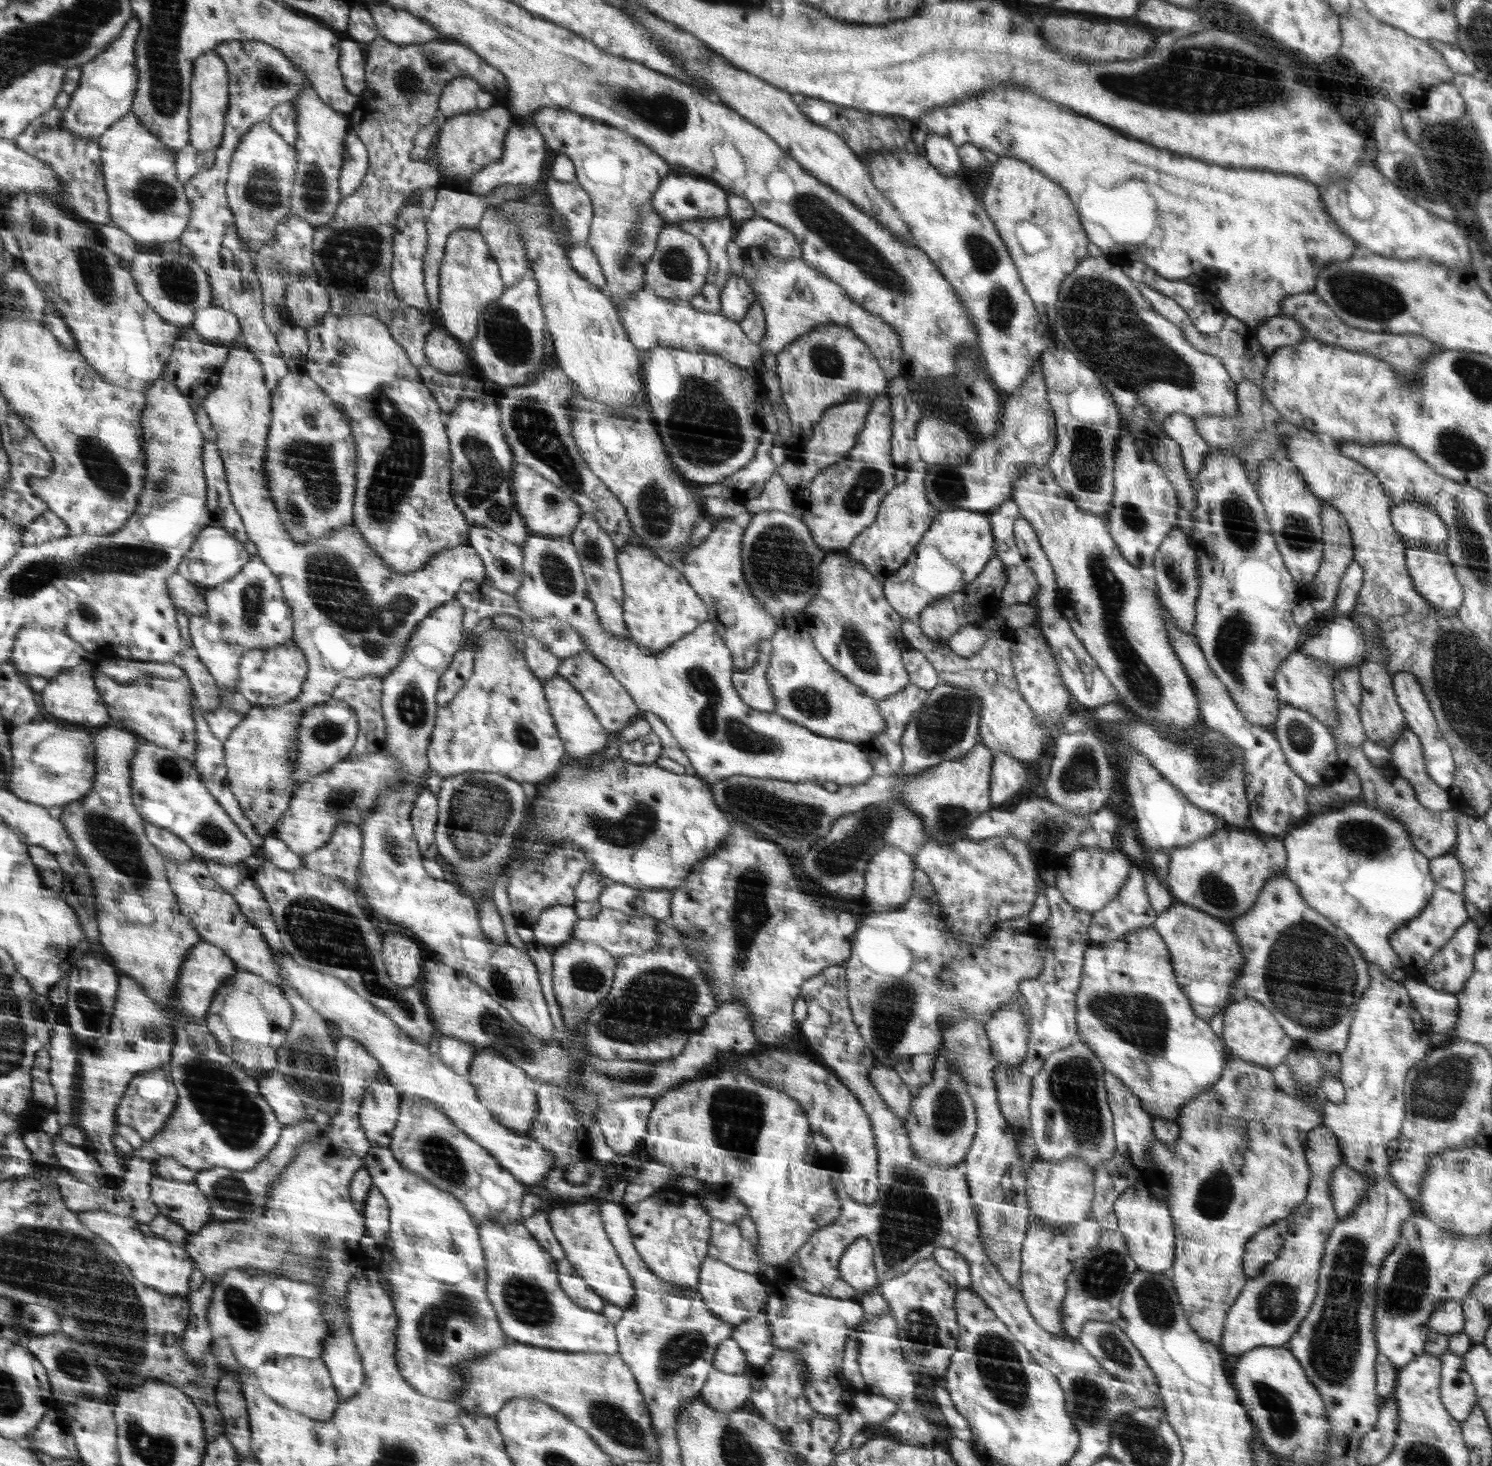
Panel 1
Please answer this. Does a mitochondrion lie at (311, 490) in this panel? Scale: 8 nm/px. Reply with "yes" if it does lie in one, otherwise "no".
yes

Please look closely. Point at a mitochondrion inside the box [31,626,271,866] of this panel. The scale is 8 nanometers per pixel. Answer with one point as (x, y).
(210, 832)

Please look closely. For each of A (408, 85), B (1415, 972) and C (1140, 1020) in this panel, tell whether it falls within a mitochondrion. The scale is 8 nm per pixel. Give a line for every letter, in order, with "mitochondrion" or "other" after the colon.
A: mitochondrion
B: other
C: mitochondrion

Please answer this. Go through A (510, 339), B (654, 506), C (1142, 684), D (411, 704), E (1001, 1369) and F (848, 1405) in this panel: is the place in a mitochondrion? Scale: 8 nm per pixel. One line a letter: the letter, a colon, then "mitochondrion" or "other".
A: mitochondrion
B: mitochondrion
C: mitochondrion
D: mitochondrion
E: mitochondrion
F: other

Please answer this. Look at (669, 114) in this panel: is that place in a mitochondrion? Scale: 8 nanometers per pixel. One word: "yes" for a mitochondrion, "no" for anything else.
yes

